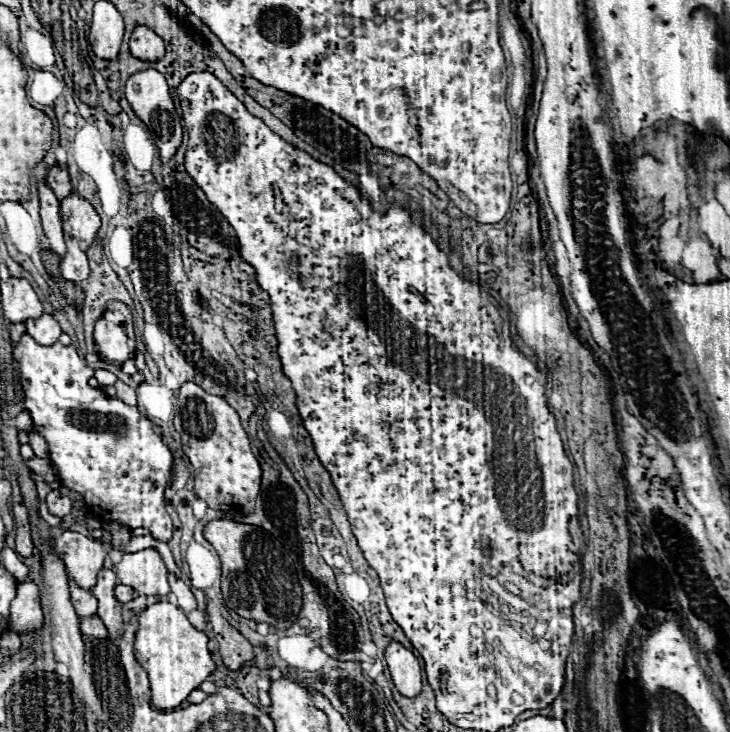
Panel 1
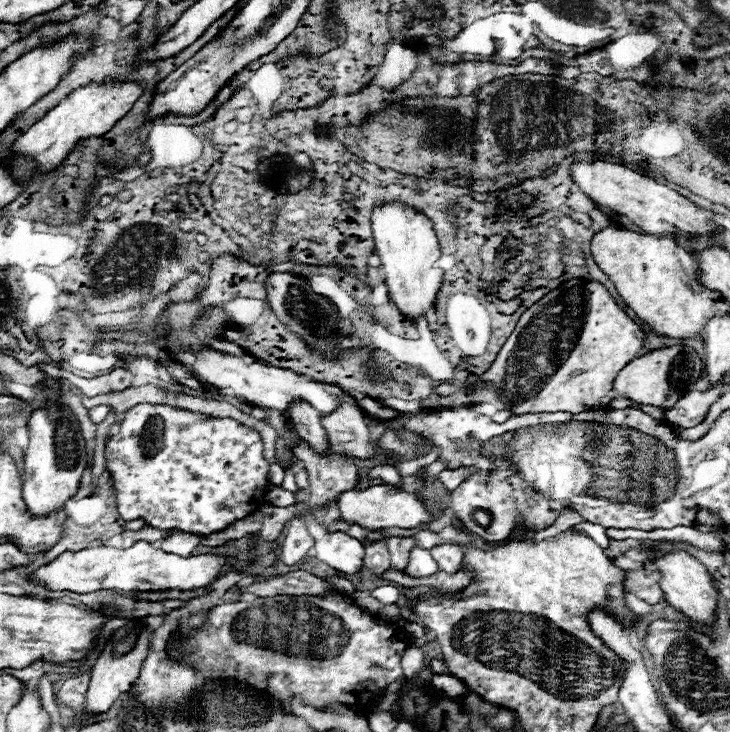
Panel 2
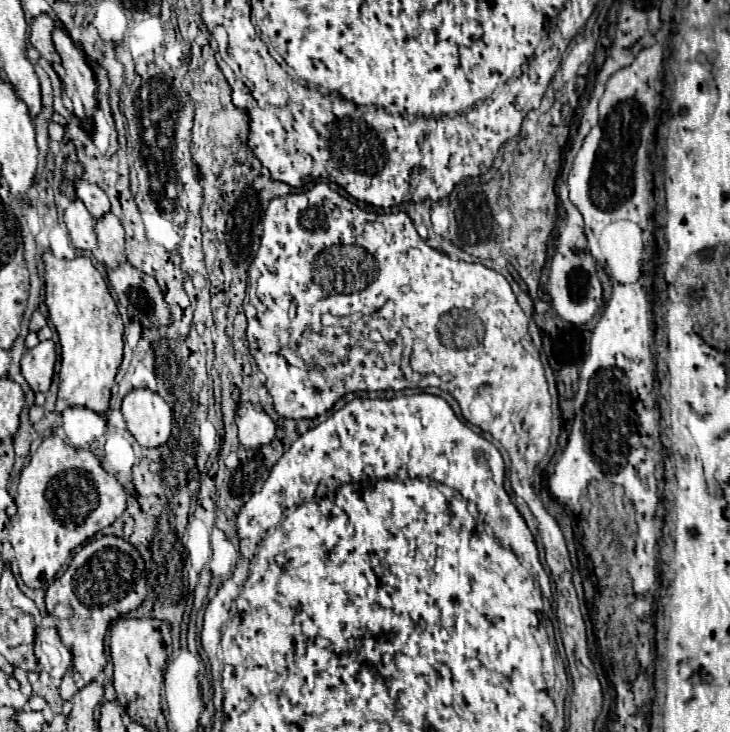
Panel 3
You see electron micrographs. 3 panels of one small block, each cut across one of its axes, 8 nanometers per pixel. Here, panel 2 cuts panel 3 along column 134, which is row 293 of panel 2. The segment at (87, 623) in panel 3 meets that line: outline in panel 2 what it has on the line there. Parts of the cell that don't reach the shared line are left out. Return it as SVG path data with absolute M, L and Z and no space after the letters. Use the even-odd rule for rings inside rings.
M570 280L568 284L562 284L560 288L552 290L550 294L546 294L542 300L538 300L536 304L532 304L518 320L514 332L510 334L510 338L506 340L506 344L502 346L502 350L498 352L496 360L492 362L492 366L480 376L480 384L488 384L492 388L498 390L506 410L510 410L512 414L538 414L538 412L570 412L570 414L580 414L580 412L586 412L586 410L600 410L600 408L606 408L610 404L610 400L614 398L614 380L618 376L618 372L630 362L636 358L636 354L642 352L642 344L644 344L644 332L638 324L634 324L624 310L620 310L620 306L612 300L612 296L608 294L606 288L600 288L600 286L594 286L592 282L588 282L586 286L570 286L570 284L576 284L574 280Z

